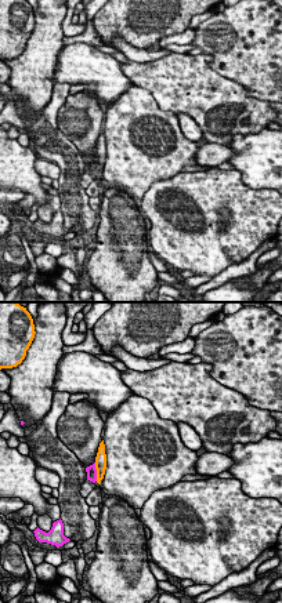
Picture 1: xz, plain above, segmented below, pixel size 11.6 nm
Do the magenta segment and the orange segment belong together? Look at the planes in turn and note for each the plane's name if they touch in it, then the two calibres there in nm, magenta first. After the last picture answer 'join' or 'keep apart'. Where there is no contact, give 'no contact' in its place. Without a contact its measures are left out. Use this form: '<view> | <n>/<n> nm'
xz | 130/130 nm

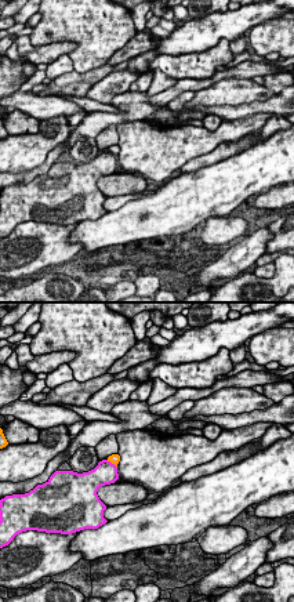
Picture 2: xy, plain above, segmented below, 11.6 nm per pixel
xy | 280/120 nm

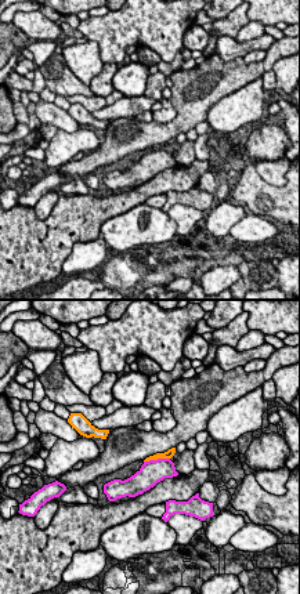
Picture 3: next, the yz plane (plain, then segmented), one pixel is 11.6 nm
yz | 280/100 nm

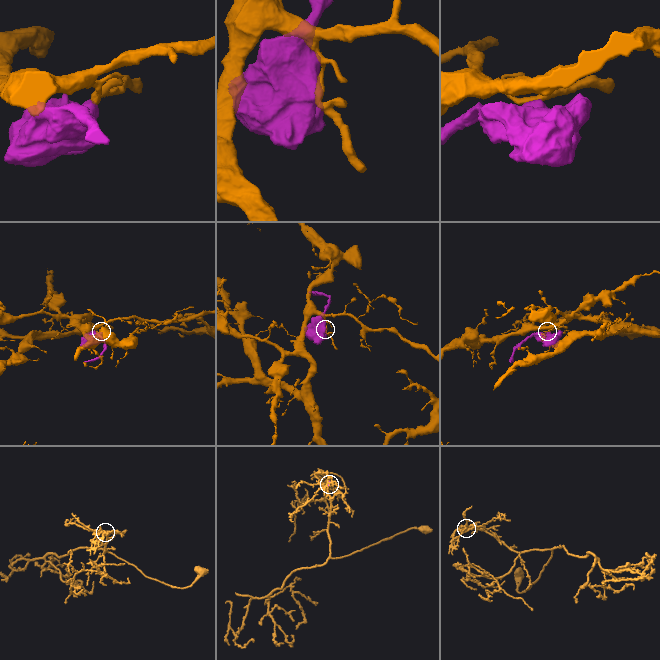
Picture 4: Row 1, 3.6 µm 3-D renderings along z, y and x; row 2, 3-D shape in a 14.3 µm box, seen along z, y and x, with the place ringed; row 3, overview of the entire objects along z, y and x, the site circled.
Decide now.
keep apart

